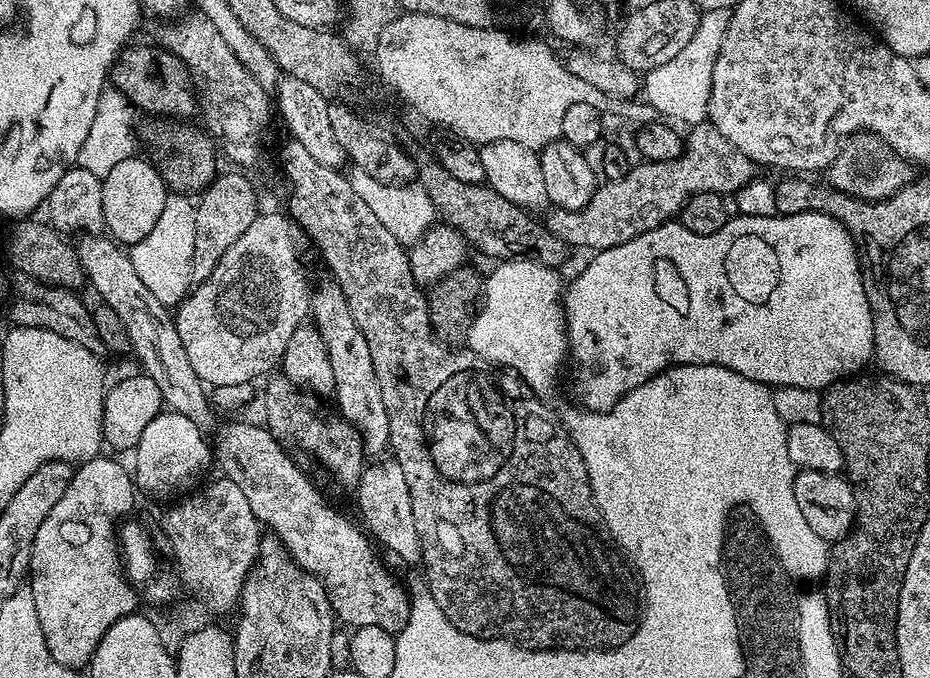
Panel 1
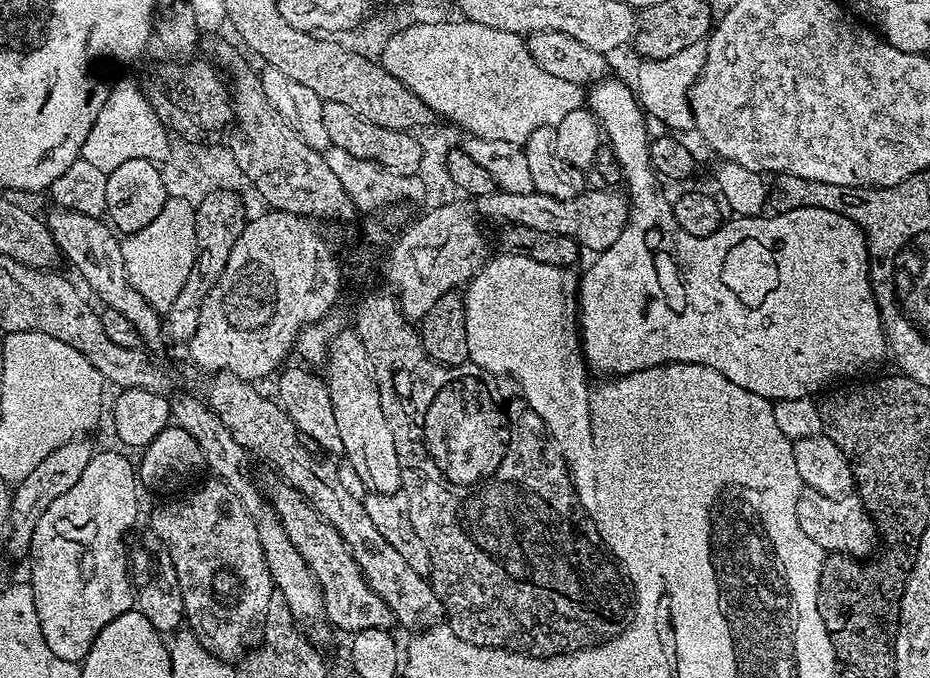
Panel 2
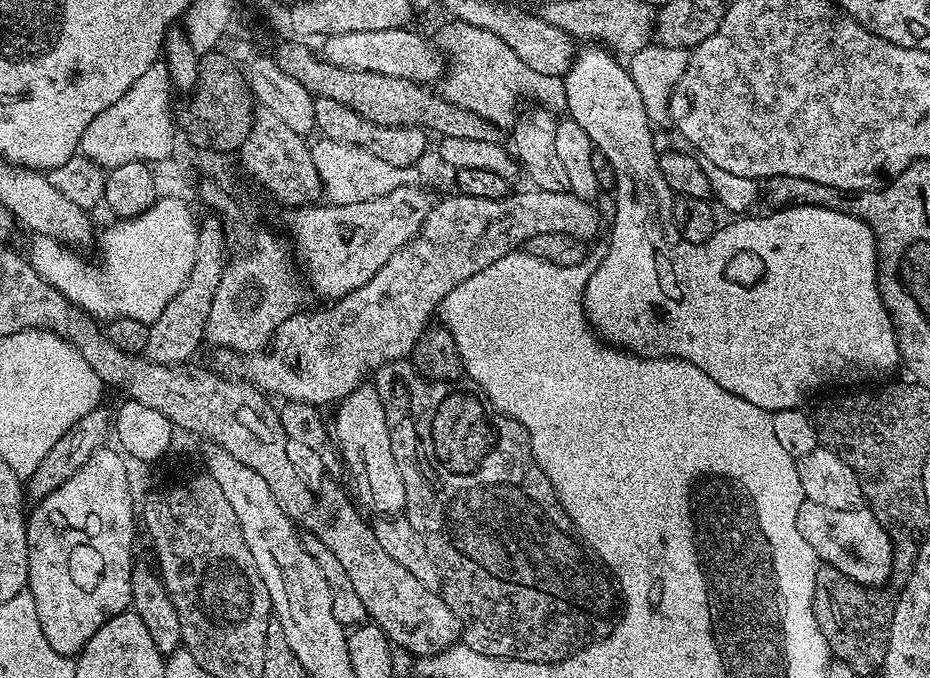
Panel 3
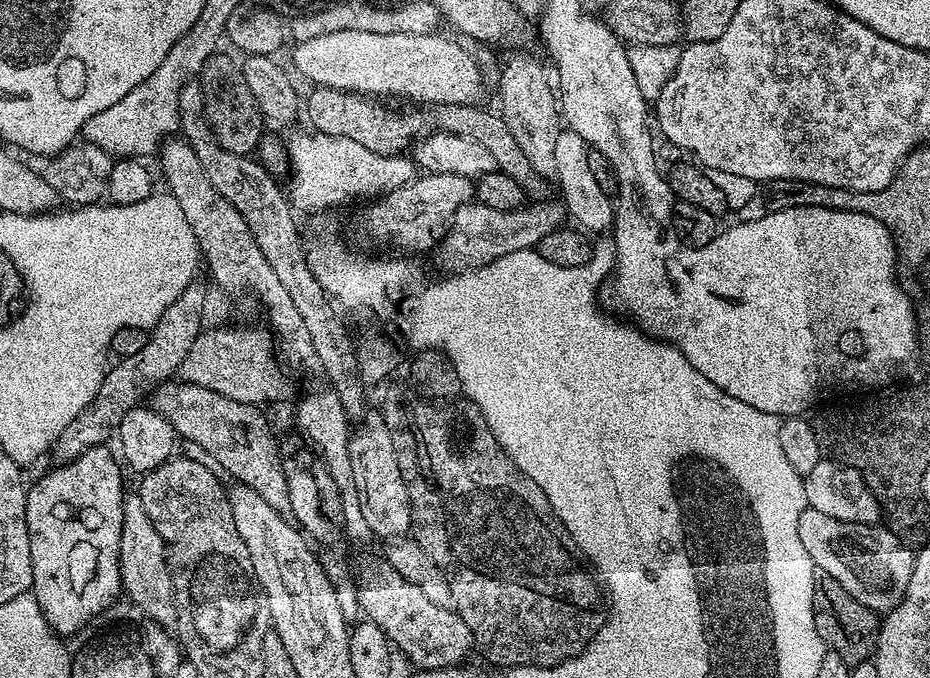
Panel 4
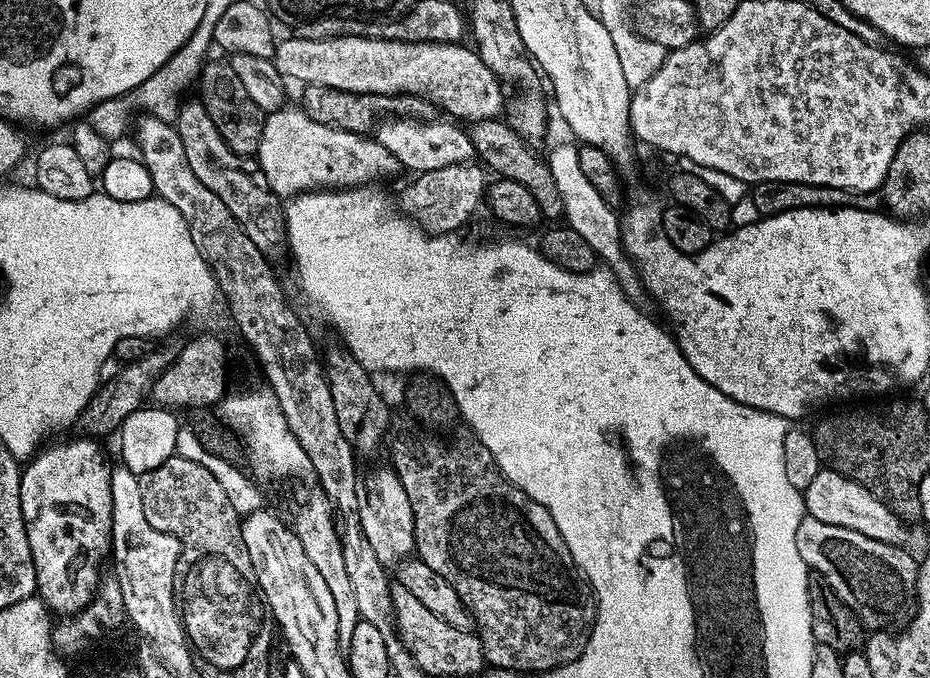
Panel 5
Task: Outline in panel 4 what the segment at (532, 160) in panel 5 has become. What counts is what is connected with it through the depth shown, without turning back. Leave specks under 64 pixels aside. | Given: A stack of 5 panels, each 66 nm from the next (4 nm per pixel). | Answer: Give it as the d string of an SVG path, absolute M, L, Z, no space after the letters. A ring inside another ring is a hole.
M476 104L435 105L439 131L458 134L458 138L470 138L474 142L478 142L478 146L483 146L489 154L493 155L497 169L510 174L510 178L514 178L514 182L518 182L518 186L524 188L525 197L536 202L549 199L549 181L545 177L539 176L534 170L534 166L530 166L526 154L522 154L518 142L514 142L514 134L510 134L510 126L506 126L504 117L500 115L499 111L487 112L486 109L480 107Z

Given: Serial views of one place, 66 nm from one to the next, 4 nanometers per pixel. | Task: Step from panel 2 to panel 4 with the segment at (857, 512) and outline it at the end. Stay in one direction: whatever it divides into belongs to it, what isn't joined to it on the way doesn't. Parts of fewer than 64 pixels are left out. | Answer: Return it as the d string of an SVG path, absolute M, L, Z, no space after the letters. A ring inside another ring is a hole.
M806 506L798 518L798 538L802 538L802 546L806 546L806 554L810 554L817 569L830 574L850 598L862 602L871 612L890 613L904 600L912 577L914 552L888 527L842 522Z

